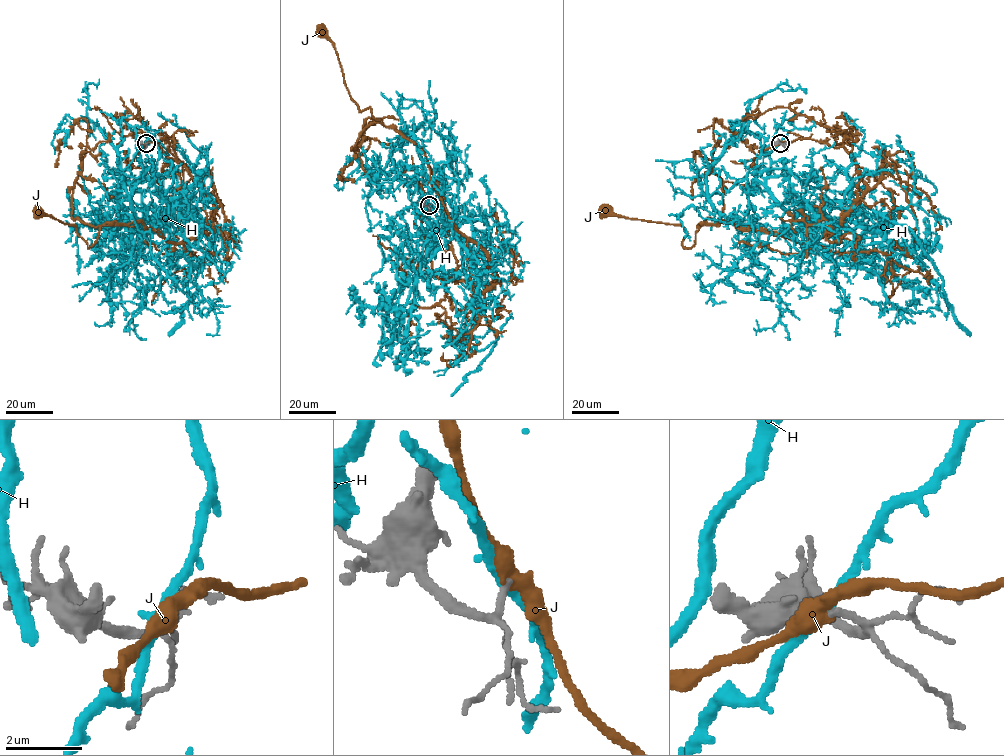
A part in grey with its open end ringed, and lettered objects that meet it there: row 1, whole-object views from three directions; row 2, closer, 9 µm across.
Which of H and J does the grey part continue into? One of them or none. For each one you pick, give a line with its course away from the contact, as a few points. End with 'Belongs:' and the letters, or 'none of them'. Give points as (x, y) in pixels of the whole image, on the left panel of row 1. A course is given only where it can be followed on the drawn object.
Belongs: none of them

